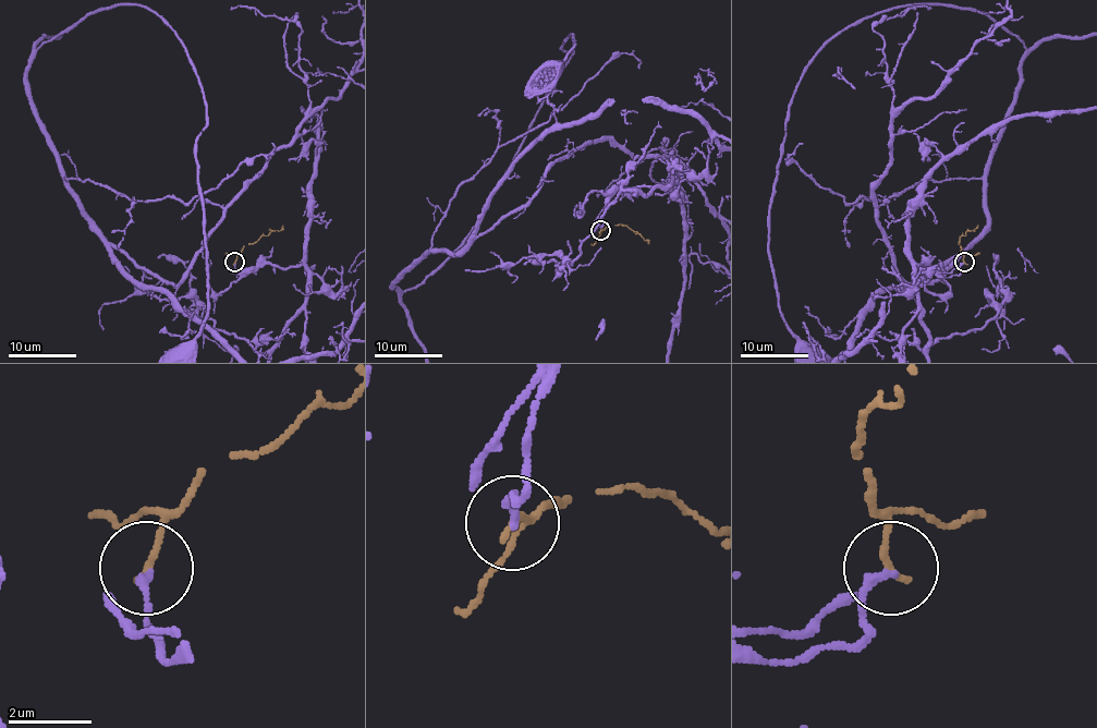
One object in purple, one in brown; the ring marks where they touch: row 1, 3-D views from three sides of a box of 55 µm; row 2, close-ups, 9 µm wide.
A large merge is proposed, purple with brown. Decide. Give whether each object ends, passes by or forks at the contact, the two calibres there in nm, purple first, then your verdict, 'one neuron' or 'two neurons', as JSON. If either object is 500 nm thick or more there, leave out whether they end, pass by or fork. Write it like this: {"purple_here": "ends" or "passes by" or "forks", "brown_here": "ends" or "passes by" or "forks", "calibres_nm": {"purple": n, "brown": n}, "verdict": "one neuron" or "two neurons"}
{"purple_here": "ends", "brown_here": "ends", "calibres_nm": {"purple": 200, "brown": 160}, "verdict": "two neurons"}

